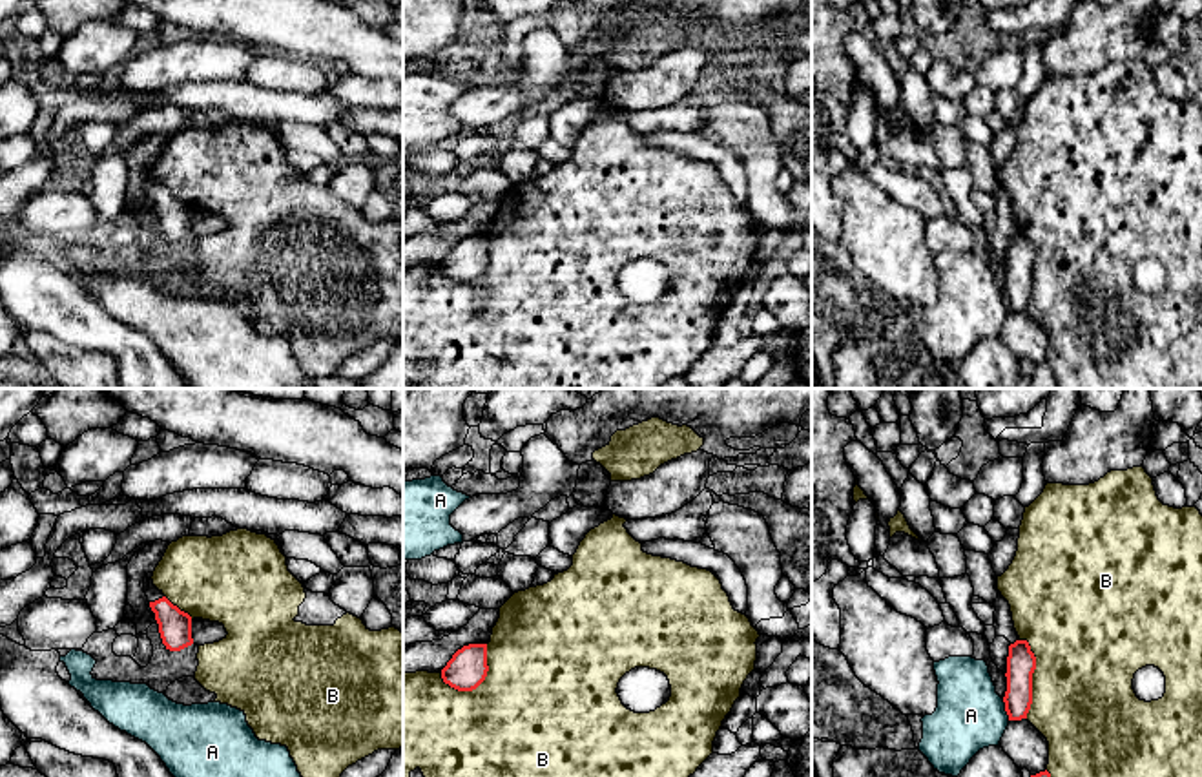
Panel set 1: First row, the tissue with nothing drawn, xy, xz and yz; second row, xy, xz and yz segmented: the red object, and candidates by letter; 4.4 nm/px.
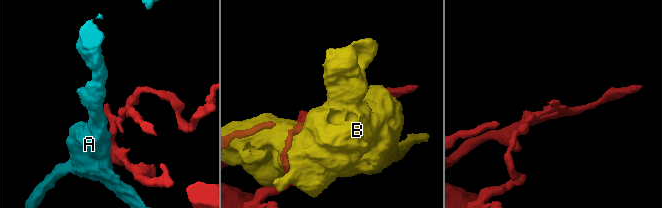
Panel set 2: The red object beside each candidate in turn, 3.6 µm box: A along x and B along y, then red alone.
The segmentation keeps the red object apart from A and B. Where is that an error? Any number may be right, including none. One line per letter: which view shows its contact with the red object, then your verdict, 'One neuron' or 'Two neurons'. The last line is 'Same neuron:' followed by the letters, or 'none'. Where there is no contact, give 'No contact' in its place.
A: Touches red in yz. Two neurons
B: Touches red in xz. Two neurons
Same neuron: none

